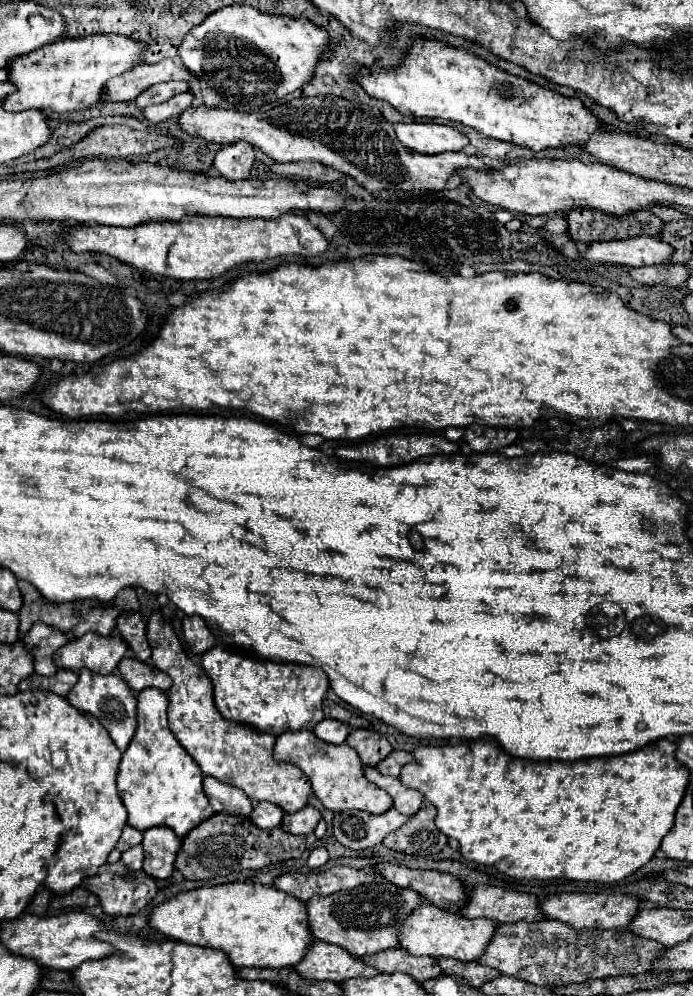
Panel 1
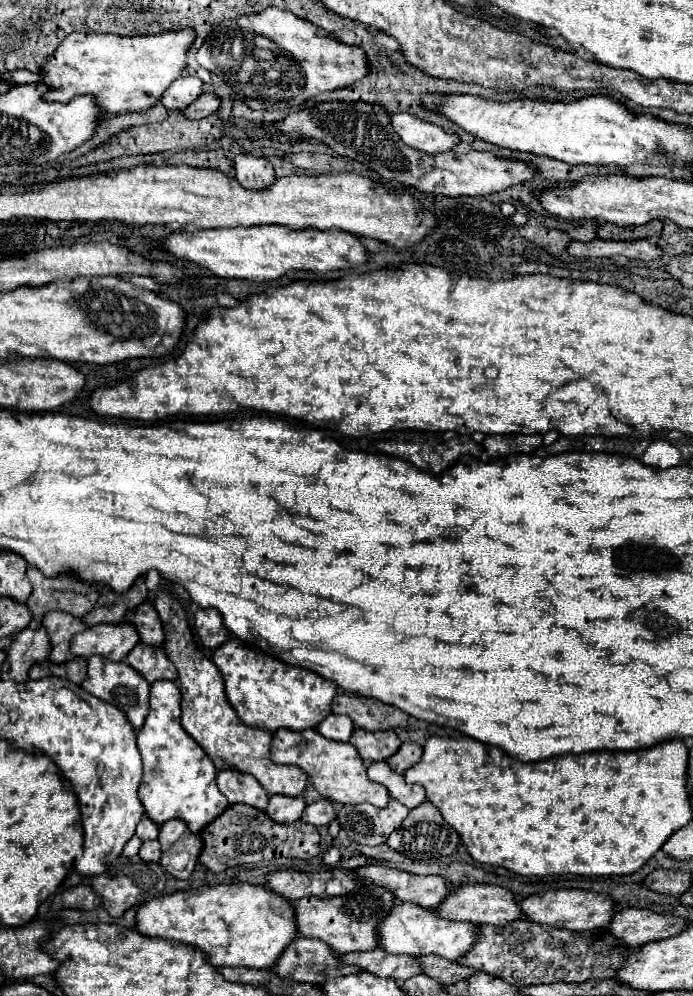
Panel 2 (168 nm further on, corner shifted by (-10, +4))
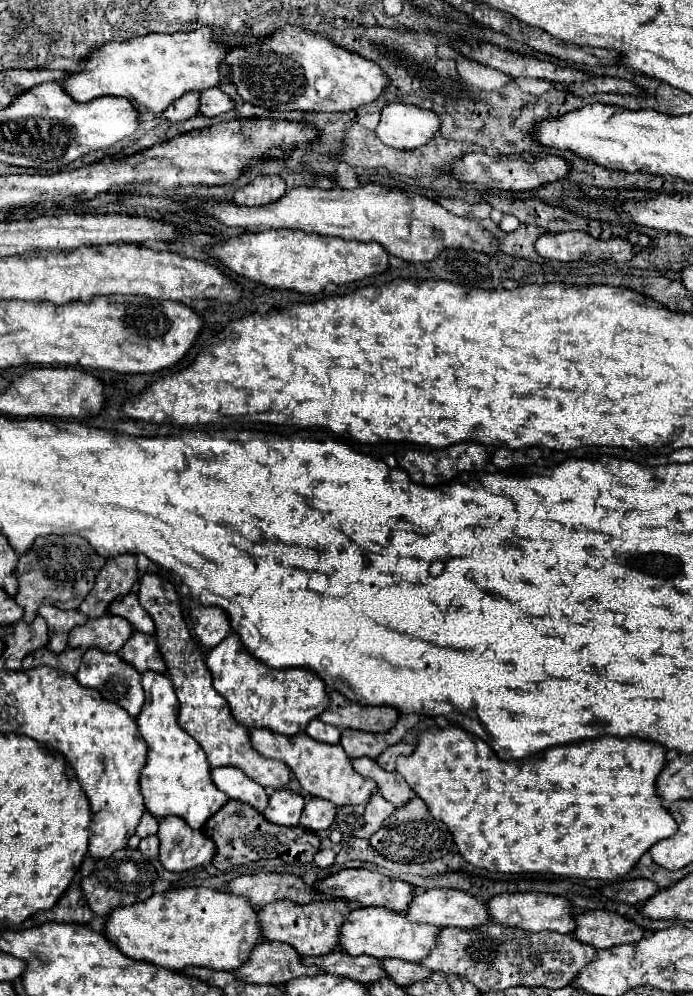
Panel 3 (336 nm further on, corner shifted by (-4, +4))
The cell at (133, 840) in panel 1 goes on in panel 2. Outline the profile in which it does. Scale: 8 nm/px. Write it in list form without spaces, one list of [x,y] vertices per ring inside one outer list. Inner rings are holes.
[[[144,817],[138,827],[136,827],[136,835],[142,839],[142,841],[148,841],[148,839],[156,839],[158,837],[158,825],[154,821],[150,821],[148,817]]]

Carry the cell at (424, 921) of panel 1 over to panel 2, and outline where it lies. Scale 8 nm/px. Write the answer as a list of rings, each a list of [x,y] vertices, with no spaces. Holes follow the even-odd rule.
[[[400,903],[384,923],[380,923],[378,937],[380,937],[380,947],[388,953],[406,953],[406,955],[440,955],[444,959],[456,961],[458,957],[464,957],[476,945],[478,941],[478,925],[468,923],[468,921],[448,921],[438,917],[436,911],[424,909],[414,903]]]

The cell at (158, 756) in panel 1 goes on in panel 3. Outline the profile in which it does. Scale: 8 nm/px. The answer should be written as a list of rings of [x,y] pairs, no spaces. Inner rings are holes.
[[[146,671],[142,675],[142,687],[146,693],[146,703],[136,717],[140,735],[148,743],[148,761],[142,769],[140,787],[144,795],[146,809],[162,819],[166,815],[182,817],[192,829],[200,829],[216,811],[220,811],[230,799],[226,793],[218,791],[210,777],[210,765],[202,747],[186,735],[178,725],[178,699],[174,685],[168,675]]]

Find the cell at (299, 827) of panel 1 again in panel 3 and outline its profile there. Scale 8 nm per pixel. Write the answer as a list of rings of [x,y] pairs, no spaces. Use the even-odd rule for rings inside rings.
[[[308,799],[304,813],[300,817],[300,827],[308,831],[320,831],[320,829],[330,829],[336,817],[336,805],[326,801],[326,799]]]

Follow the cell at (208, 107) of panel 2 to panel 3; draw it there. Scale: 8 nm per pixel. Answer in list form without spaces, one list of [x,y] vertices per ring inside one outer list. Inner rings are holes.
[[[208,89],[206,93],[200,93],[200,97],[200,113],[204,117],[218,117],[234,109],[234,101],[220,89]]]

